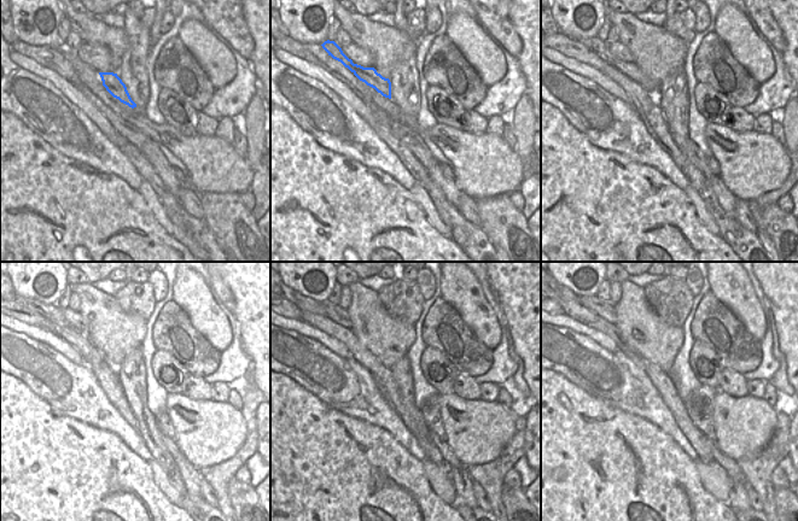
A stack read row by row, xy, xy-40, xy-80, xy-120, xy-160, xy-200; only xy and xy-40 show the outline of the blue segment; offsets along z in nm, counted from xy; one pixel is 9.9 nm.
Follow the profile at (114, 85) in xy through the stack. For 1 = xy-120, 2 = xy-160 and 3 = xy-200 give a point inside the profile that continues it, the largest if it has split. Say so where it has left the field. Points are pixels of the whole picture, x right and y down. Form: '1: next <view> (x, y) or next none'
1: next xy-120 (53, 312)
2: next xy-160 (303, 303)
3: next xy-200 (565, 293)

